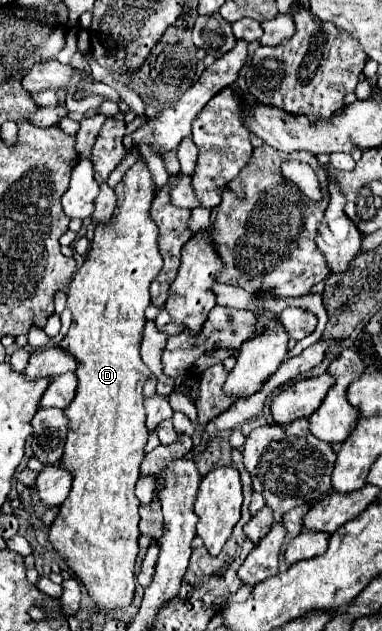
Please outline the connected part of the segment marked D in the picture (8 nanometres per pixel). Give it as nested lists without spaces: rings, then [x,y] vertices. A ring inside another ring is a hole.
[[[138,160],[126,170],[124,178],[114,188],[118,206],[108,224],[94,230],[94,240],[86,254],[84,264],[70,280],[68,308],[72,312],[72,324],[68,334],[58,342],[62,350],[72,354],[78,362],[76,378],[78,390],[70,406],[64,408],[68,418],[68,436],[60,466],[72,474],[72,488],[56,514],[48,540],[62,556],[74,578],[80,580],[98,610],[124,610],[134,598],[134,570],[138,556],[138,522],[140,502],[134,494],[134,486],[140,478],[140,464],[144,460],[144,444],[148,440],[146,410],[142,386],[152,374],[140,358],[140,344],[144,332],[144,310],[150,306],[150,284],[162,270],[162,256],[158,252],[158,228],[150,222],[150,204],[154,200],[154,184],[144,160]]]

